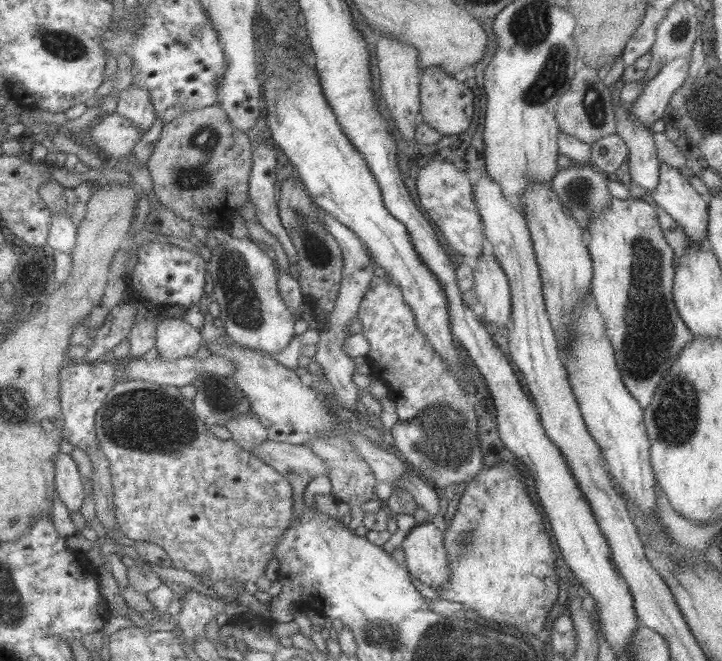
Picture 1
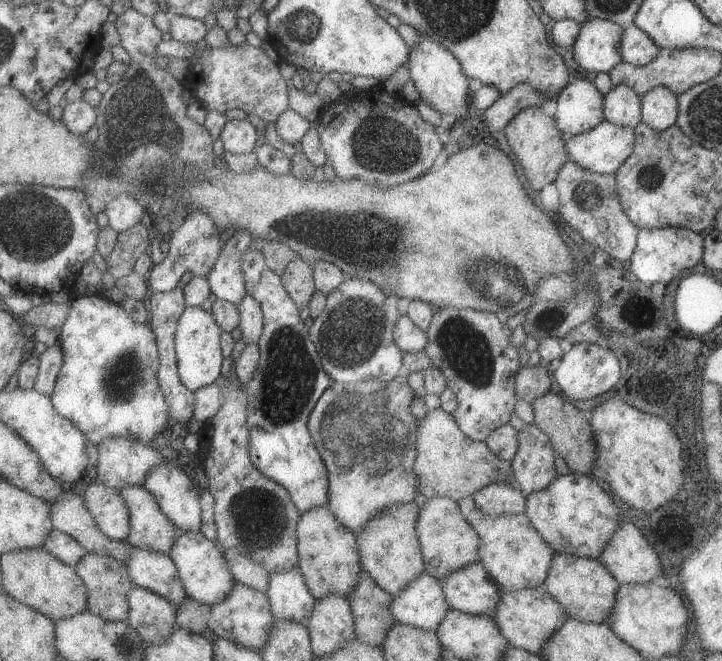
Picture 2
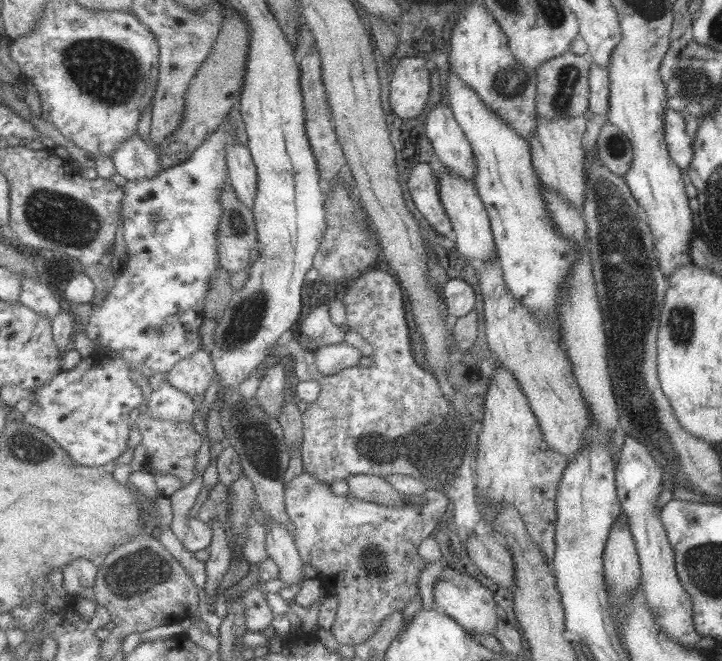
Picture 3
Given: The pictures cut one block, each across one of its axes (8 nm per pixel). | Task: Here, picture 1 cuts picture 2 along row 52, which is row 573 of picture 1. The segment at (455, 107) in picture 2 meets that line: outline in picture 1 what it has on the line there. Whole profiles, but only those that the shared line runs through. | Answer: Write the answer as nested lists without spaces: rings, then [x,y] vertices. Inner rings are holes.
[[[430,518],[418,524],[402,542],[406,567],[411,576],[431,588],[444,586],[450,578],[448,554],[443,545],[441,531],[437,530]]]

